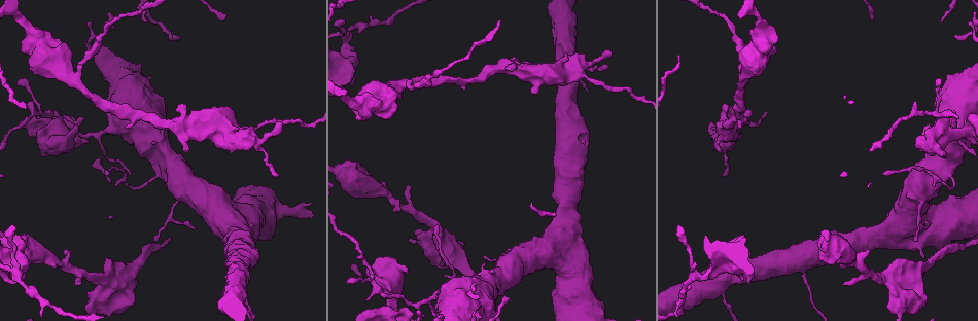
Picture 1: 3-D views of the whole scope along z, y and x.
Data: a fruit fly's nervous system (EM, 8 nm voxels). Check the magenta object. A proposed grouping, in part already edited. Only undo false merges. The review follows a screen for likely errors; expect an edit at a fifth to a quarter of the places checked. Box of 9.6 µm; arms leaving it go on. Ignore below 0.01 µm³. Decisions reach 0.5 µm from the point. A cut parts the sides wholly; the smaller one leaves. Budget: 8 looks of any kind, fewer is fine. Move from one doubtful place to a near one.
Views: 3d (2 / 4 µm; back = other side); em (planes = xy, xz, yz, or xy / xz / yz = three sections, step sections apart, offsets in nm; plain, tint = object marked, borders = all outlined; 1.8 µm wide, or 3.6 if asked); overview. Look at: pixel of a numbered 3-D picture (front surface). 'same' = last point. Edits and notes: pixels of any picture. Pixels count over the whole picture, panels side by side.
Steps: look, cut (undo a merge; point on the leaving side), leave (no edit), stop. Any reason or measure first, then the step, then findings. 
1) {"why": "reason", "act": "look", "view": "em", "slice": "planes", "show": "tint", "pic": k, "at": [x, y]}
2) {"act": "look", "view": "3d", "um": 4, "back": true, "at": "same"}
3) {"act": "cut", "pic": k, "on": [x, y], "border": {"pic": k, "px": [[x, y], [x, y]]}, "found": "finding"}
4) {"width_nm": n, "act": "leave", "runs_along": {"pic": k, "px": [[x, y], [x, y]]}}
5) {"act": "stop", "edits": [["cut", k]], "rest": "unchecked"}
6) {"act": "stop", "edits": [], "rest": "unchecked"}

{"act": "look", "view": "em", "um": 3.6, "slice": "xy", "step": 4, "show": "tint", "pic": 1, "at": [147, 111]}

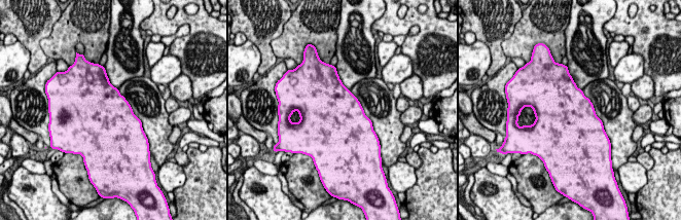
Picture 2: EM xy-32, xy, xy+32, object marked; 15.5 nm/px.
{"act": "leave", "found": "one neuron here"}

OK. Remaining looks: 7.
{"why": "four arms meet", "act": "look", "view": "3d", "um": 4, "back": true, "pic": 1, "at": [563, 64]}

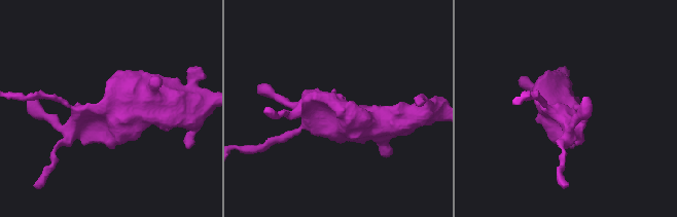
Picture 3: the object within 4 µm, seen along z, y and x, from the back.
{"act": "look", "view": "em", "um": 3.6, "slice": "yz", "step": 16, "show": "tint", "pic": 3, "at": [338, 108]}

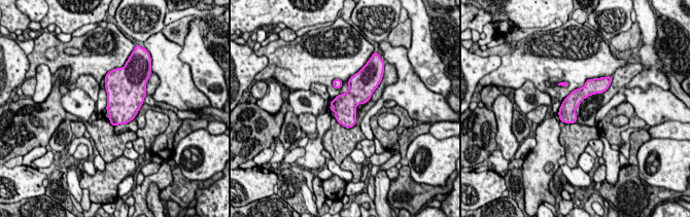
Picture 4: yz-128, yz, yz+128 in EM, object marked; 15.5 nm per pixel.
{"act": "look", "view": "em", "um": 3.6, "slice": "planes", "show": "tint", "at": "same"}

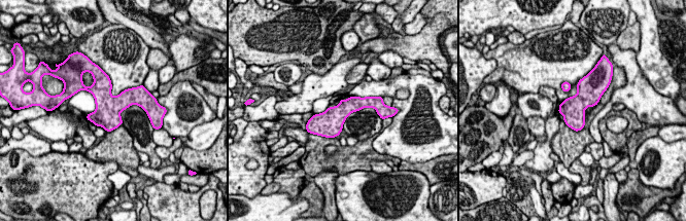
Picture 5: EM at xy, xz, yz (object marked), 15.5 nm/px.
{"act": "leave", "found": "all the same neuron"}

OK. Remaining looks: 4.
{"why": "sudden change in width", "act": "look", "view": "em", "um": 3.6, "slice": "planes", "show": "tint", "pic": 1, "at": [579, 131]}

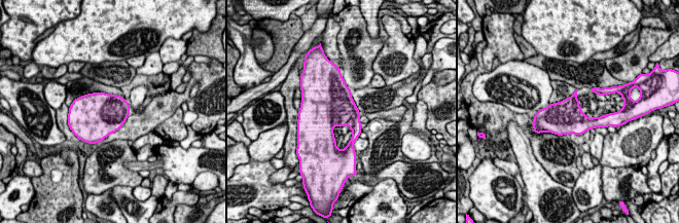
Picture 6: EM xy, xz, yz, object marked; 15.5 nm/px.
{"width_nm": 550, "act": "leave", "found": "one neuron here"}

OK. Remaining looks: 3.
{"act": "stop", "edits": [], "rest": "unchecked"}

